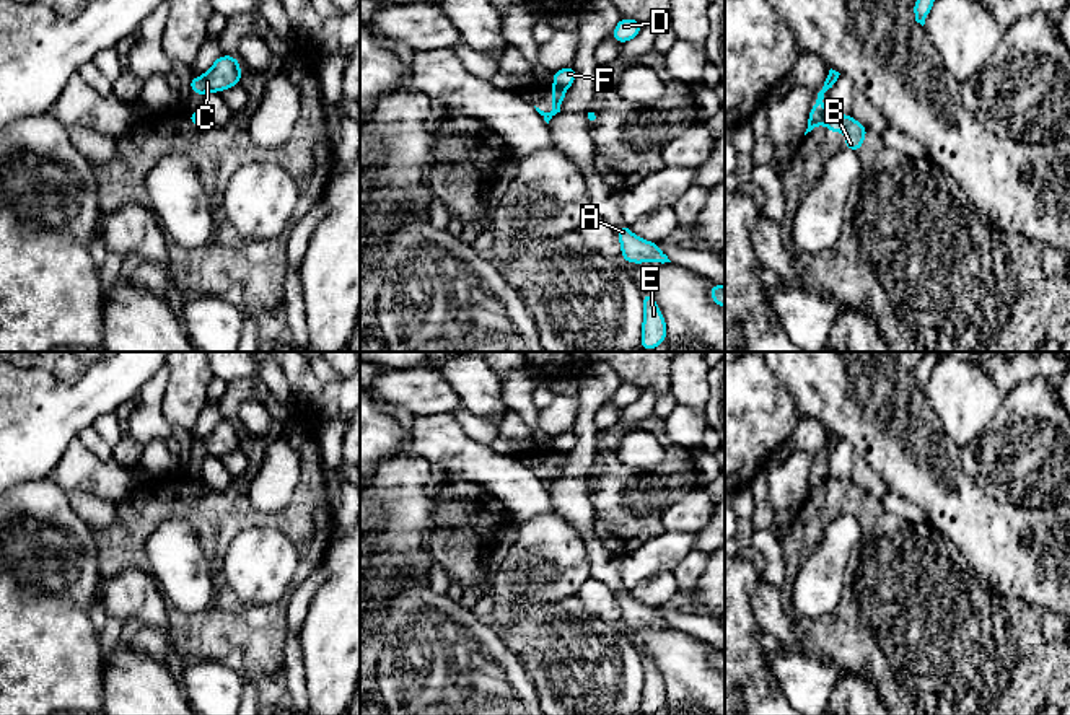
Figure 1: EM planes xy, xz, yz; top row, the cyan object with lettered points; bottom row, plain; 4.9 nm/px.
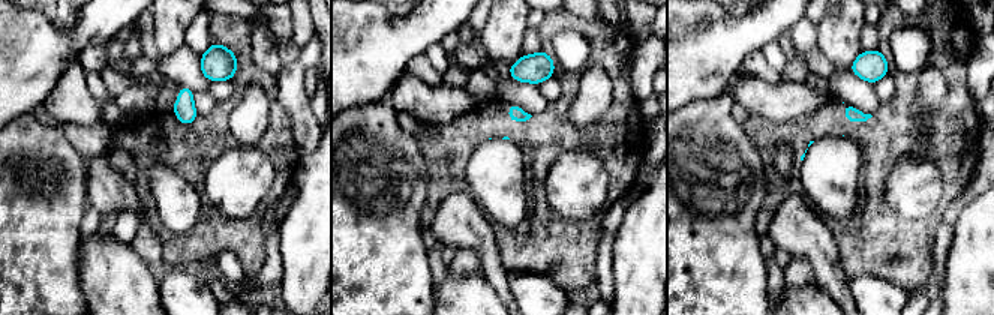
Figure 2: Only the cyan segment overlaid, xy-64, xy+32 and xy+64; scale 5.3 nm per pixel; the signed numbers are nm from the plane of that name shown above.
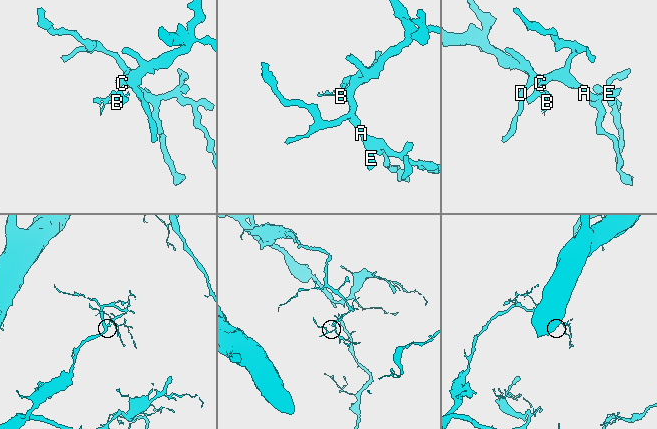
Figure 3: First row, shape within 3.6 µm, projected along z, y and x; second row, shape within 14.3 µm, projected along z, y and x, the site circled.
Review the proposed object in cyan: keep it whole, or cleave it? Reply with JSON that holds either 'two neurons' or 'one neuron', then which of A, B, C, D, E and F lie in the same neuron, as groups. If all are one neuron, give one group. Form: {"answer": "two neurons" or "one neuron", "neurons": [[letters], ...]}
{"answer": "two neurons", "neurons": [["A", "C", "D", "E", "F"], ["B"]]}

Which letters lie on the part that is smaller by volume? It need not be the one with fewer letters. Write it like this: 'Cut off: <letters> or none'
Cut off: B

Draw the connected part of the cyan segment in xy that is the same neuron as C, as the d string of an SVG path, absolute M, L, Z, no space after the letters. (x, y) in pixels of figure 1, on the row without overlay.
M221 420L218 422L212 433L202 440L192 443L187 451L200 463L207 456L221 458L223 454L239 450L241 433L236 422Z

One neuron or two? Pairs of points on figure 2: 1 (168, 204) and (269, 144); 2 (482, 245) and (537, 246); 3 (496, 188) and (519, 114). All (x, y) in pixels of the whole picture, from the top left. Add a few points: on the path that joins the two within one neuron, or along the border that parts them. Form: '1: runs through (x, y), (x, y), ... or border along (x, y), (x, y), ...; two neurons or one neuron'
1: border along (167, 167), (173, 168), (197, 192), (201, 203); two neurons
2: border along (492, 222), (499, 261), (510, 275); two neurons
3: border along (492, 137), (511, 140), (520, 149), (525, 174); two neurons

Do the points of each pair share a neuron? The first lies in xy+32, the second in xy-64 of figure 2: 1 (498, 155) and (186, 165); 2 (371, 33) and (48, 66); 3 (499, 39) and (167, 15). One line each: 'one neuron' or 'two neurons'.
1: two neurons
2: one neuron
3: one neuron

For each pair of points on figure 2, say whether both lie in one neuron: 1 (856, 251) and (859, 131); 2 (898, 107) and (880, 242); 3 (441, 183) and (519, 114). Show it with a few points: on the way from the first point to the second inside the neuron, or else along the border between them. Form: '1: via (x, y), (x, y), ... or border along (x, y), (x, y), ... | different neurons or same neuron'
1: via (871, 221), (871, 161) | same neuron
2: via (885, 140), (874, 168), (874, 209) | same neuron
3: via (449, 159), (486, 122), (495, 120) | same neuron

